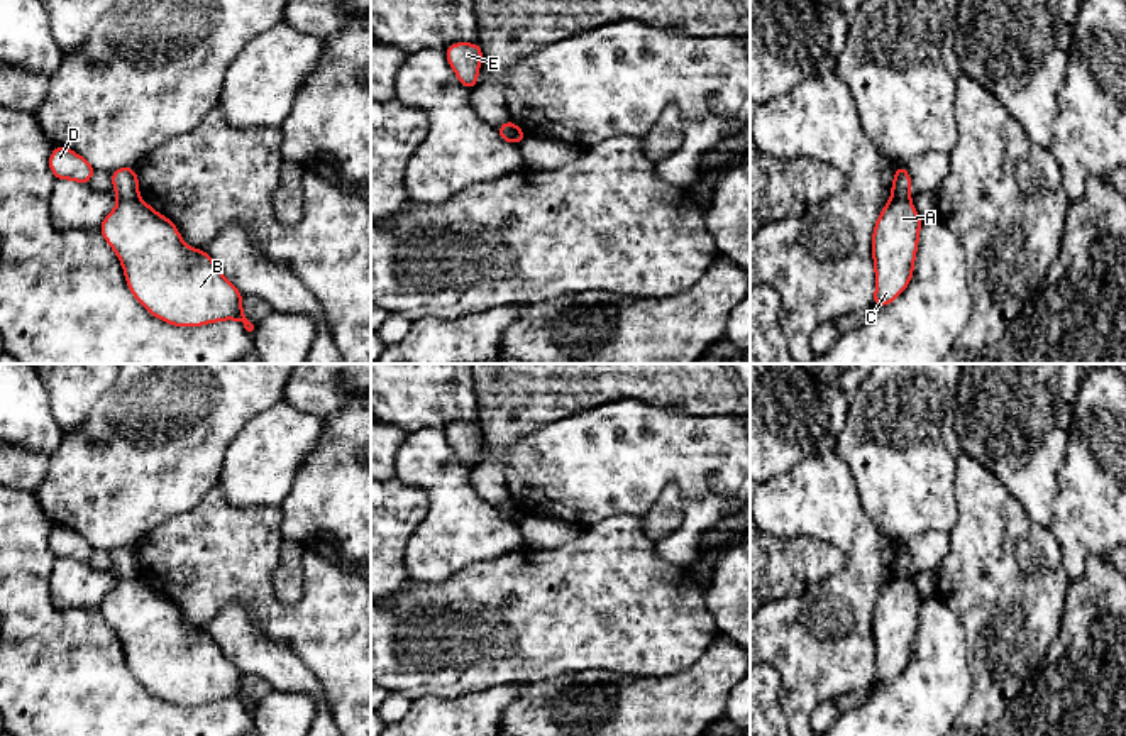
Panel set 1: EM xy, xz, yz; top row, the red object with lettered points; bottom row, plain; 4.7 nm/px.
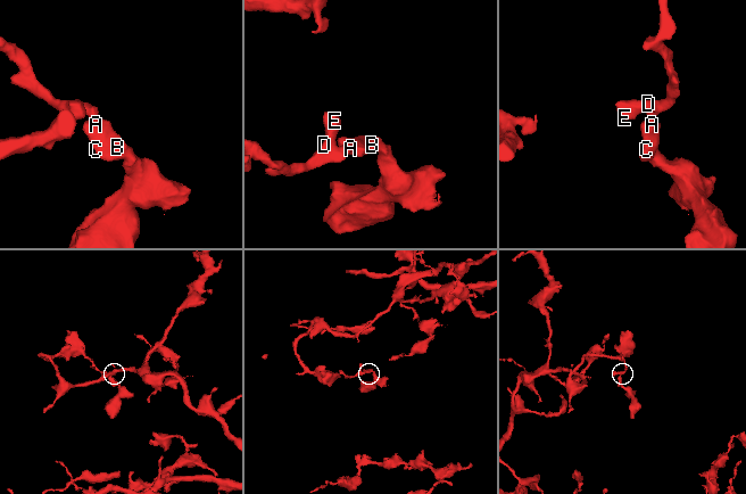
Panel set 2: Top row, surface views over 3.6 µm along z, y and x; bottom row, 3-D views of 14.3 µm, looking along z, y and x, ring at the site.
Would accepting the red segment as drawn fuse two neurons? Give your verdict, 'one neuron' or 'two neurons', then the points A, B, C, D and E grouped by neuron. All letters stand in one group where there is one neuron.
two neurons; A B C / D E

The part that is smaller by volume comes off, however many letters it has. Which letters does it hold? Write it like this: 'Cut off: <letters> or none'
Cut off: A, B, C

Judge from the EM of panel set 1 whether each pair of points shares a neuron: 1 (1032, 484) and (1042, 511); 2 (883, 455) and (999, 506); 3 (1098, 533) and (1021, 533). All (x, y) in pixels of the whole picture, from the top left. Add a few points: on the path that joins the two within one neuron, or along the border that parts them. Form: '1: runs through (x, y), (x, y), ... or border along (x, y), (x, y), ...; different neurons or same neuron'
1: runs through (1037, 491), (1038, 505); same neuron
2: border along (962, 452), (955, 472), (957, 523), (954, 527); different neurons
3: border along (1047, 527), (1065, 560); different neurons

